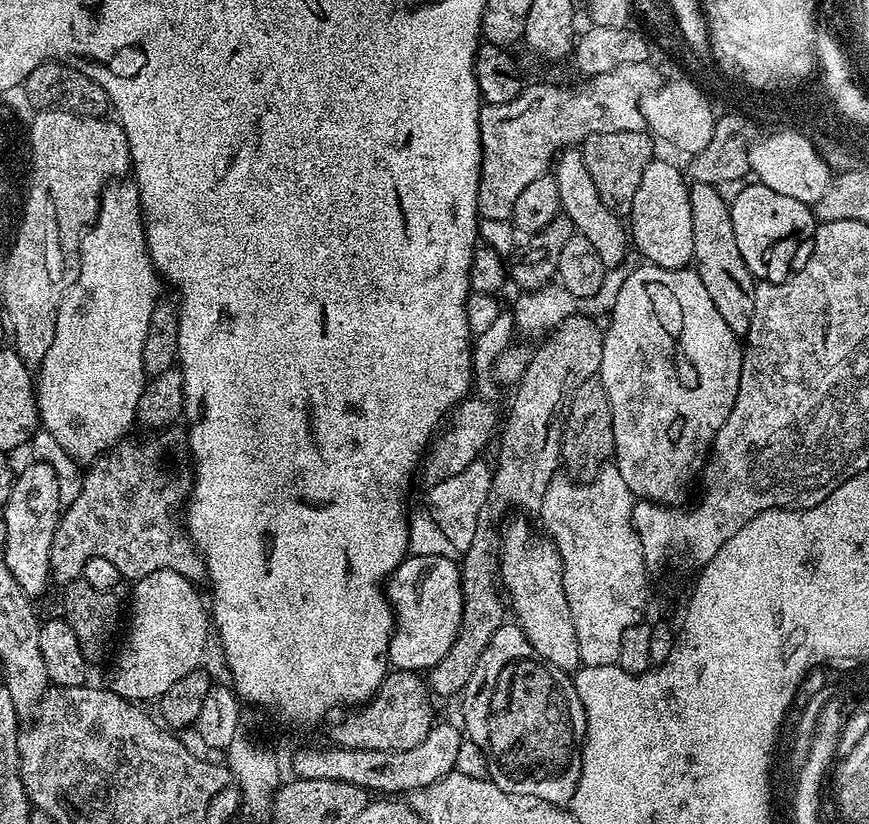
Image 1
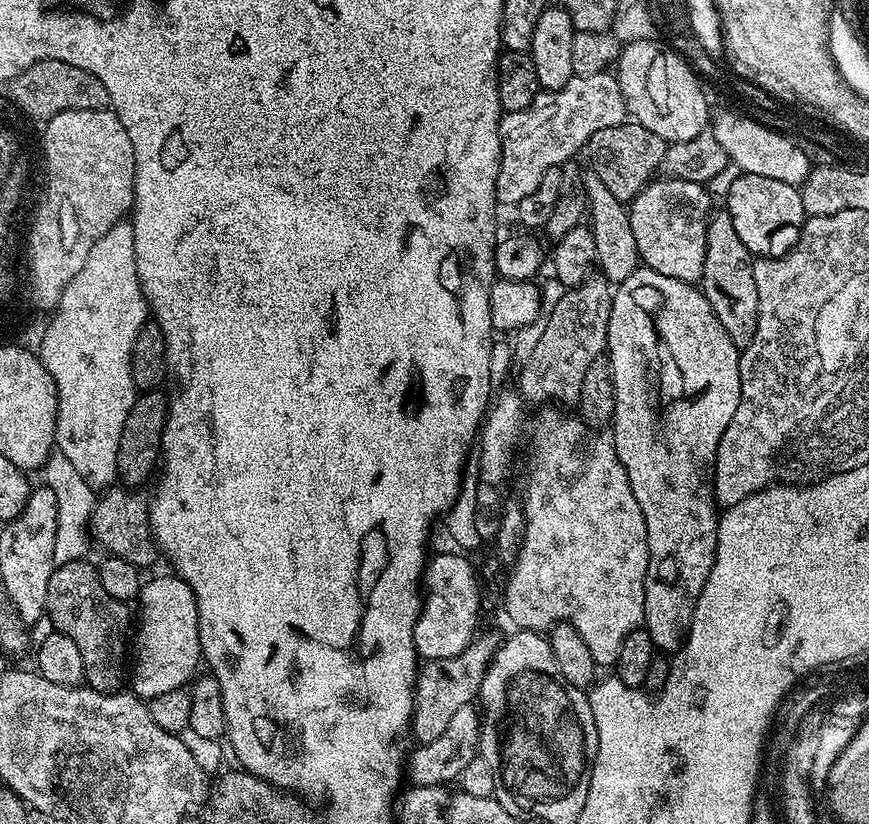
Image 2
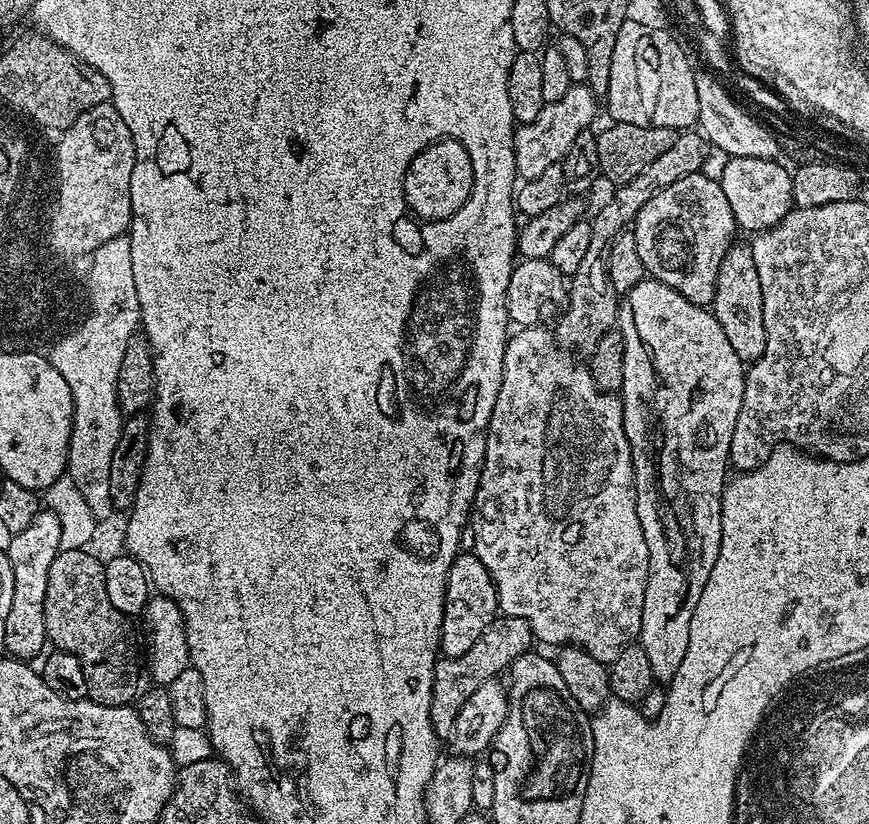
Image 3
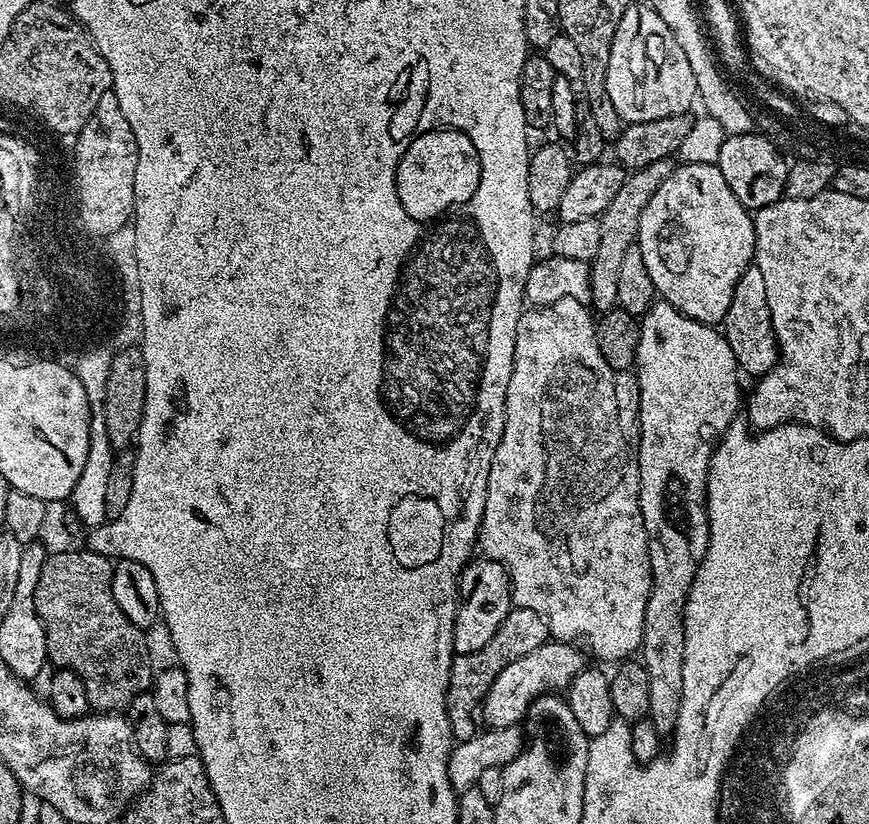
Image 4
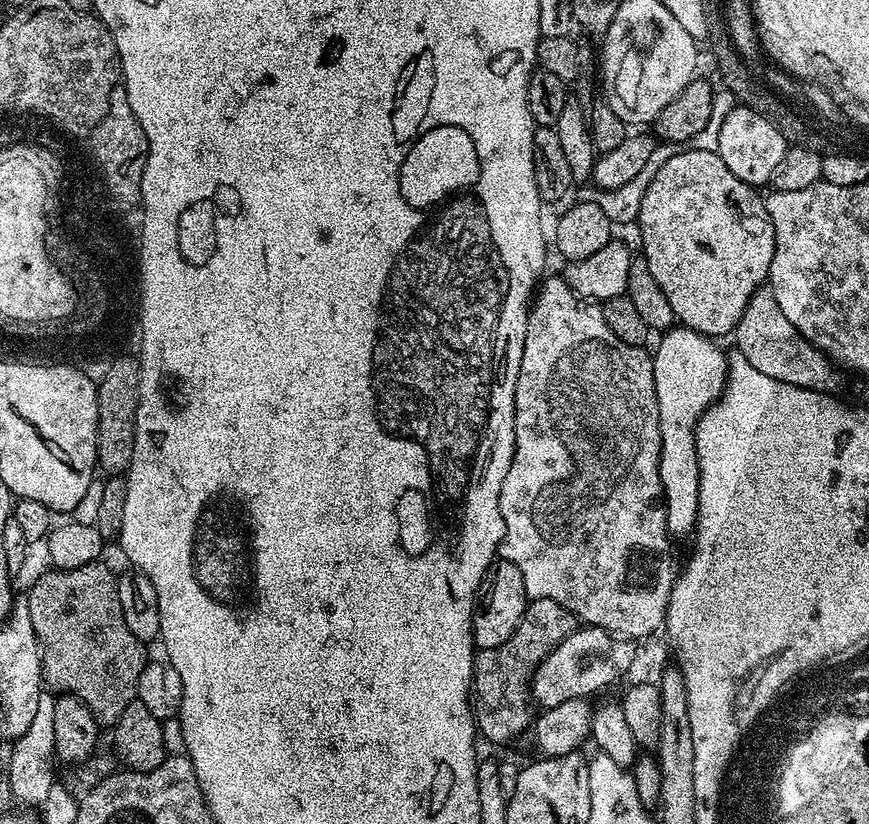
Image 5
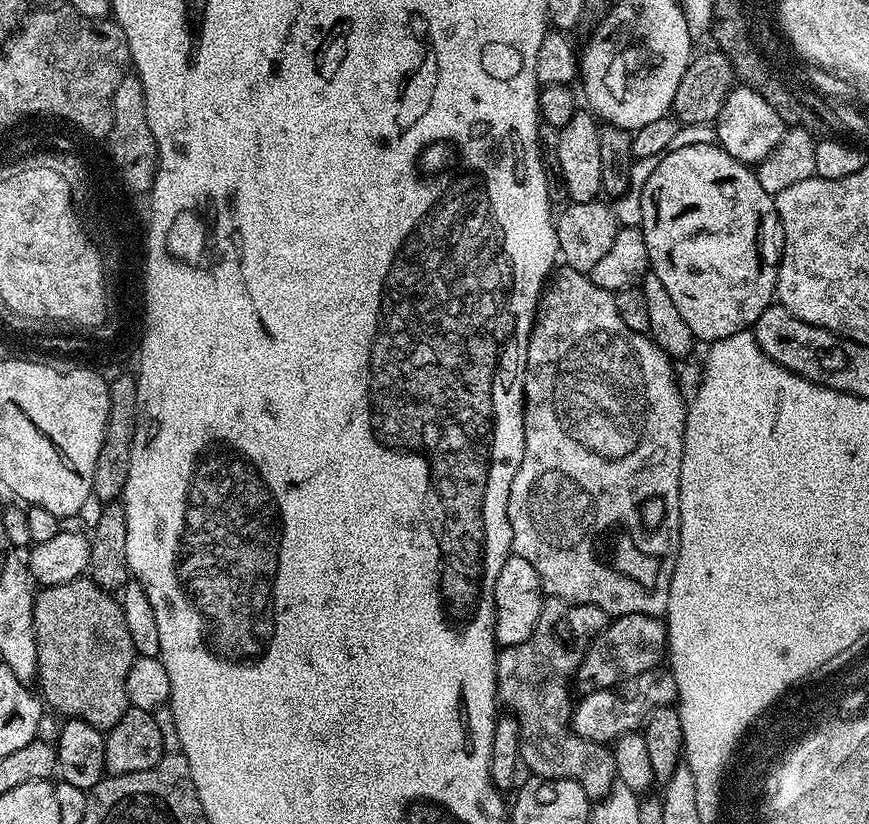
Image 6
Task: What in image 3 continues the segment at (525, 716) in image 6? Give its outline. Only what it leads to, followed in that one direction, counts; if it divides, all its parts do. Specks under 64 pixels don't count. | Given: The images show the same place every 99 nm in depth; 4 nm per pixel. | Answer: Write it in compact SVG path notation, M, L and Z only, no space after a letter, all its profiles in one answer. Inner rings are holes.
M500 614L494 622L490 622L482 638L478 638L478 642L474 642L474 646L466 650L466 654L437 659L430 702L430 718L437 737L447 737L453 731L458 710L466 706L466 698L470 698L470 694L474 694L474 690L478 690L482 682L499 677L499 672L503 668L504 671L511 669L512 663L529 651L533 647L532 644L534 637L530 630L530 622Z

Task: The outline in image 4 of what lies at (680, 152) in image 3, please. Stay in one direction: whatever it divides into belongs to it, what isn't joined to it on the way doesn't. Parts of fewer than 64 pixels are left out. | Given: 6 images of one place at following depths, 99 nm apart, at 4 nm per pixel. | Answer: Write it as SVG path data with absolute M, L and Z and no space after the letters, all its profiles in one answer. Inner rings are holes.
M667 159L650 162L650 166L629 171L618 189L618 194L614 194L614 199L610 201L610 206L606 206L606 210L598 217L602 234L598 241L598 254L594 254L590 262L592 291L590 304L597 313L603 314L617 307L618 269L622 267L622 257L625 256L626 250L630 250L630 246L636 243L642 210L646 210L646 202L650 202L650 198L654 198L654 190L658 190L658 186L662 186L662 182L670 178L673 167L673 161Z

